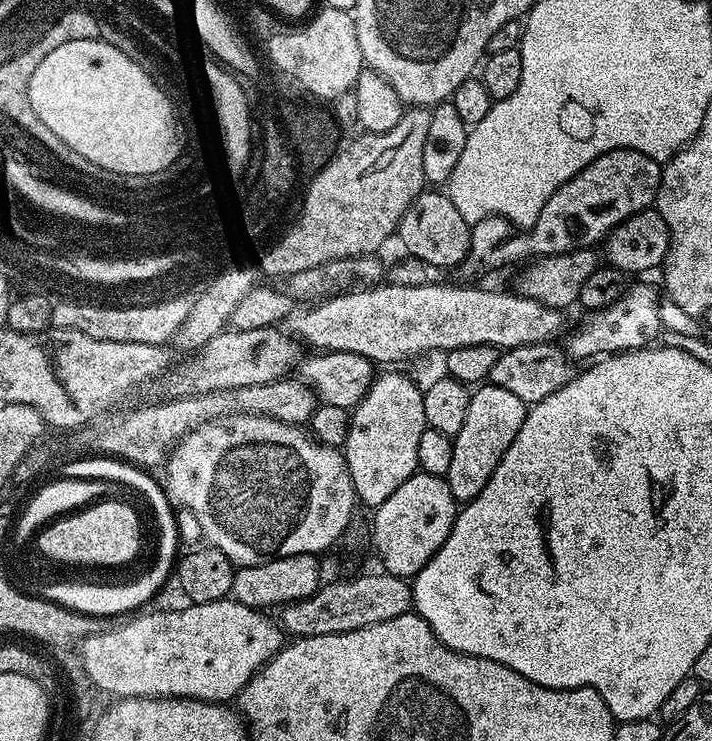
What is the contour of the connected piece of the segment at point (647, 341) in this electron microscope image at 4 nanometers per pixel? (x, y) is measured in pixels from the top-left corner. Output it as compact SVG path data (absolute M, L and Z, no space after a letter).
M633 283L608 308L589 311L588 316L572 333L569 331L566 351L573 361L589 361L591 358L603 358L618 352L630 352L634 348L647 348L657 343L662 327L659 308L662 296L648 284Z

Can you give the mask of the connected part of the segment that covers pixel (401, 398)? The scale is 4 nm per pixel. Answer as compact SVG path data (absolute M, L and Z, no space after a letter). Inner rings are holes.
M400 370L381 371L384 373L373 379L368 393L351 409L346 442L342 445L356 499L361 505L369 504L372 510L418 471L418 441L426 427L421 385L396 371Z

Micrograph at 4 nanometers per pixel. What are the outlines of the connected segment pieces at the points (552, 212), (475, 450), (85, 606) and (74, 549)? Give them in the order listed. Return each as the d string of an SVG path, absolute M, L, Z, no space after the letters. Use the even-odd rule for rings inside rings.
M619 148L610 150L590 162L570 182L558 186L550 194L550 202L542 206L538 222L527 234L516 234L500 244L501 221L496 218L479 220L471 225L472 237L467 267L480 272L483 268L500 268L503 264L516 264L519 260L528 262L533 257L557 256L579 248L590 248L607 240L609 234L634 214L653 207L660 189L661 161L650 158L638 150Z
M485 382L471 393L462 430L452 437L454 454L450 457L450 470L446 477L450 494L454 494L457 502L467 502L482 494L486 482L490 482L490 474L498 470L502 454L506 454L506 450L510 450L510 442L518 438L518 430L522 430L527 413L528 408L518 394L510 394L510 390L502 390L502 386L497 384Z
M136 467L130 470L130 489L136 484L136 487L131 490L137 497L142 498L145 492L147 496L143 499L146 501L147 507L156 506L156 513L159 516L160 529L163 531L163 543L160 543L160 560L156 568L152 569L151 575L144 576L139 583L132 584L131 587L126 588L95 588L89 592L83 593L81 597L82 605L81 611L88 616L103 618L103 616L116 616L119 612L131 613L133 610L140 610L145 607L144 603L163 586L174 572L174 565L178 559L178 541L176 538L176 514L174 511L173 501L170 499L167 491L163 487L156 485L155 475L149 474L145 469ZM131 608L136 608L132 609Z
M104 498L54 519L43 530L44 537L40 544L43 544L44 552L51 553L54 561L64 566L124 564L135 558L136 551L141 551L141 523L141 517L136 517L130 505Z

